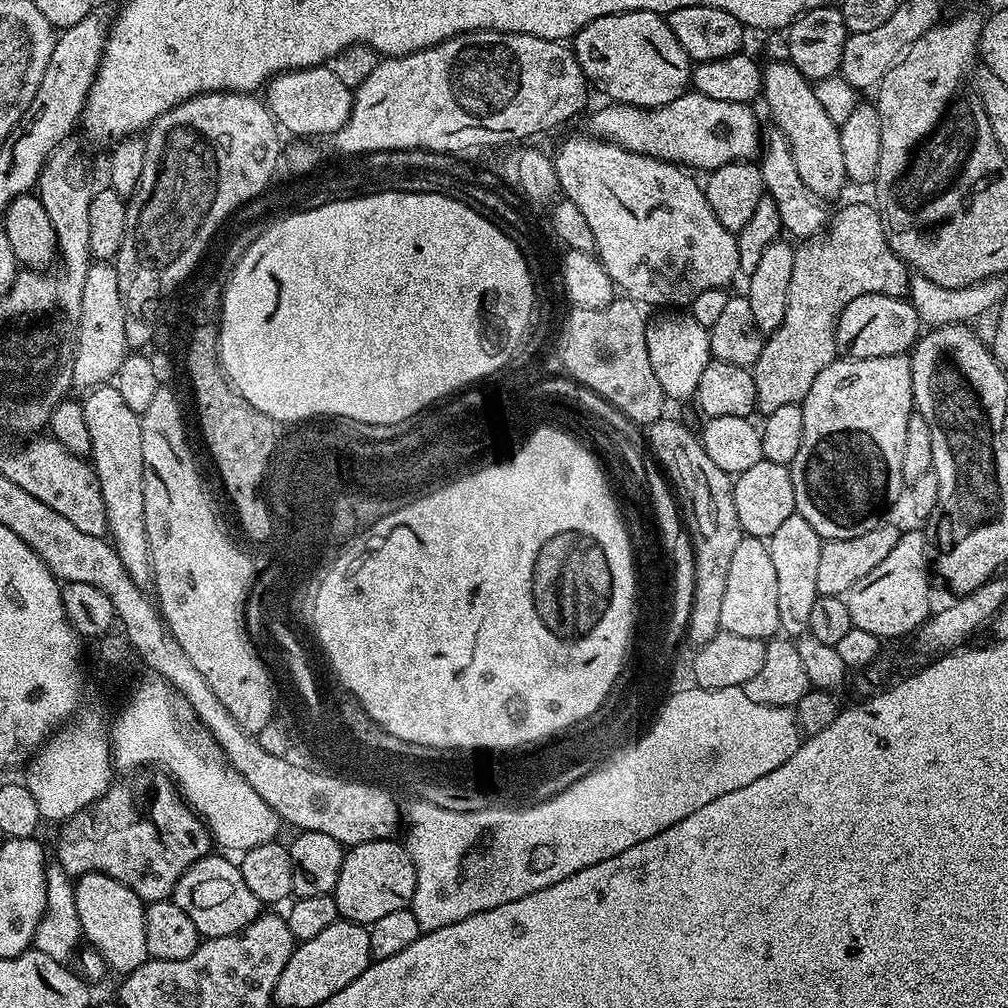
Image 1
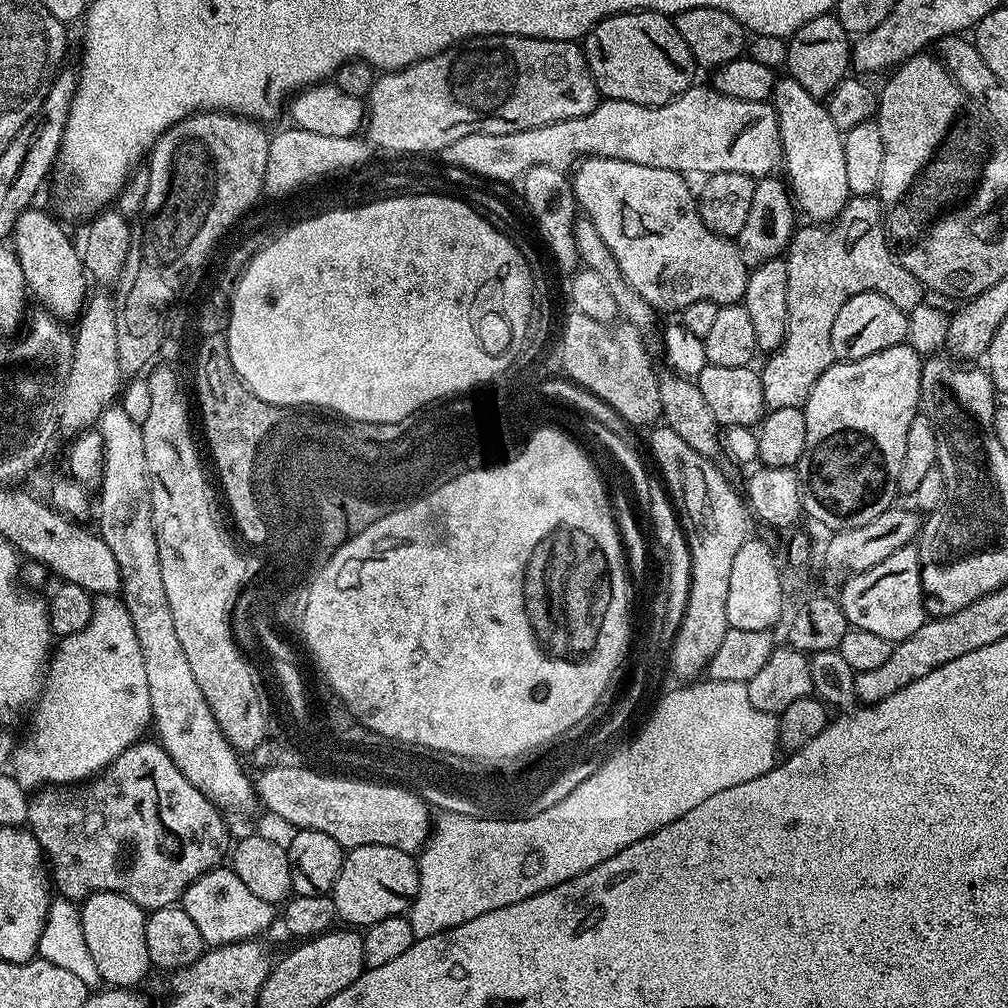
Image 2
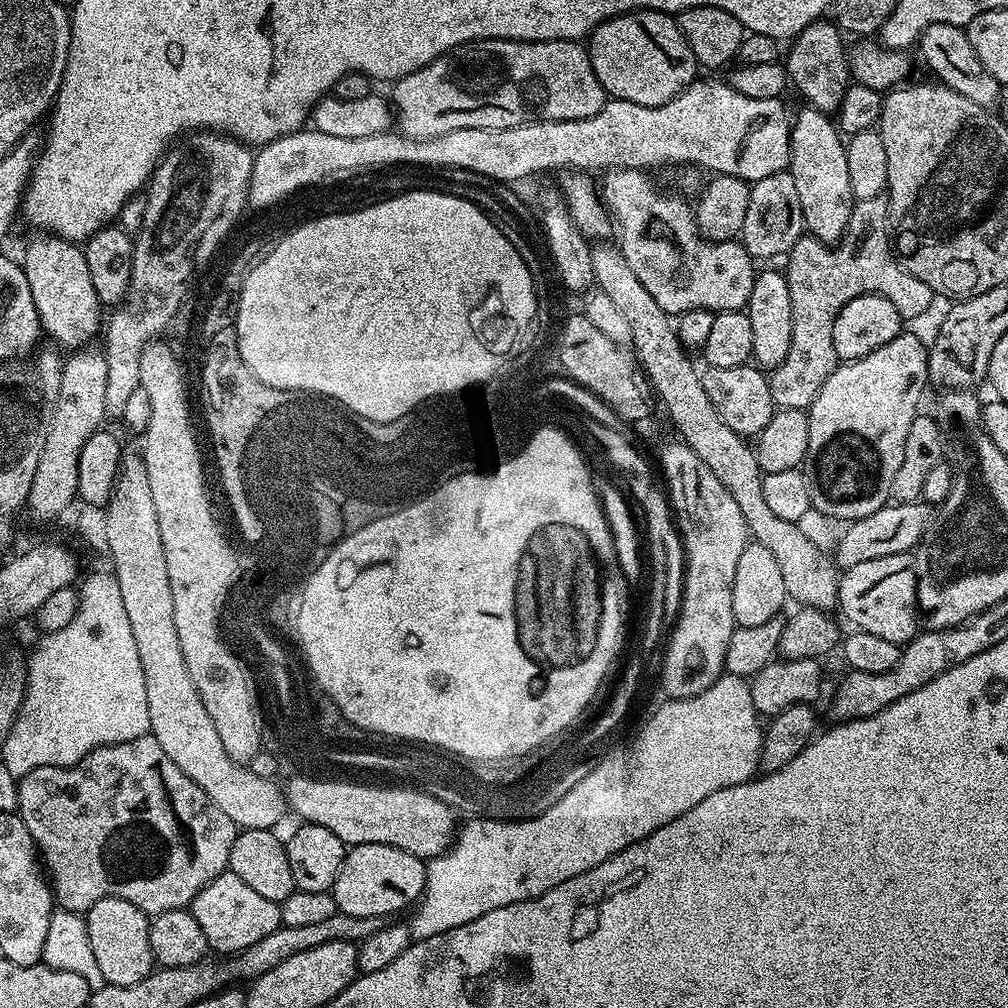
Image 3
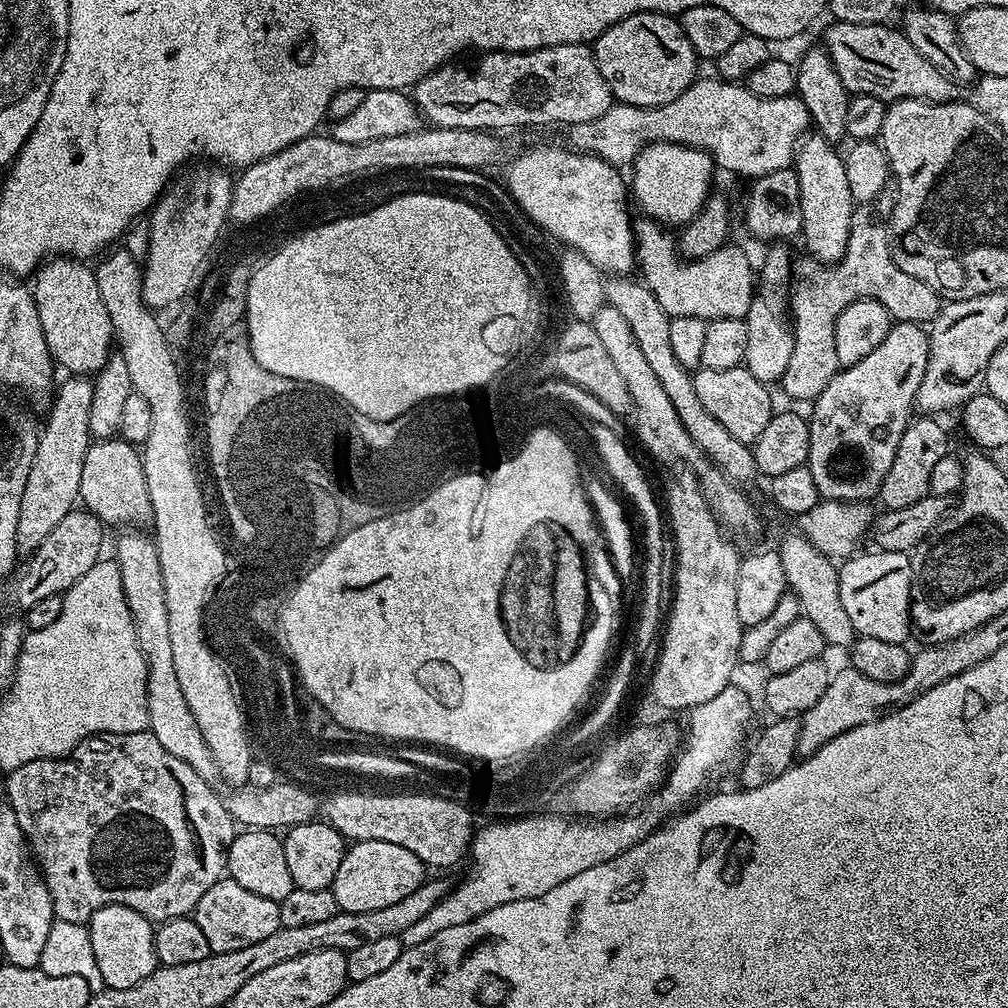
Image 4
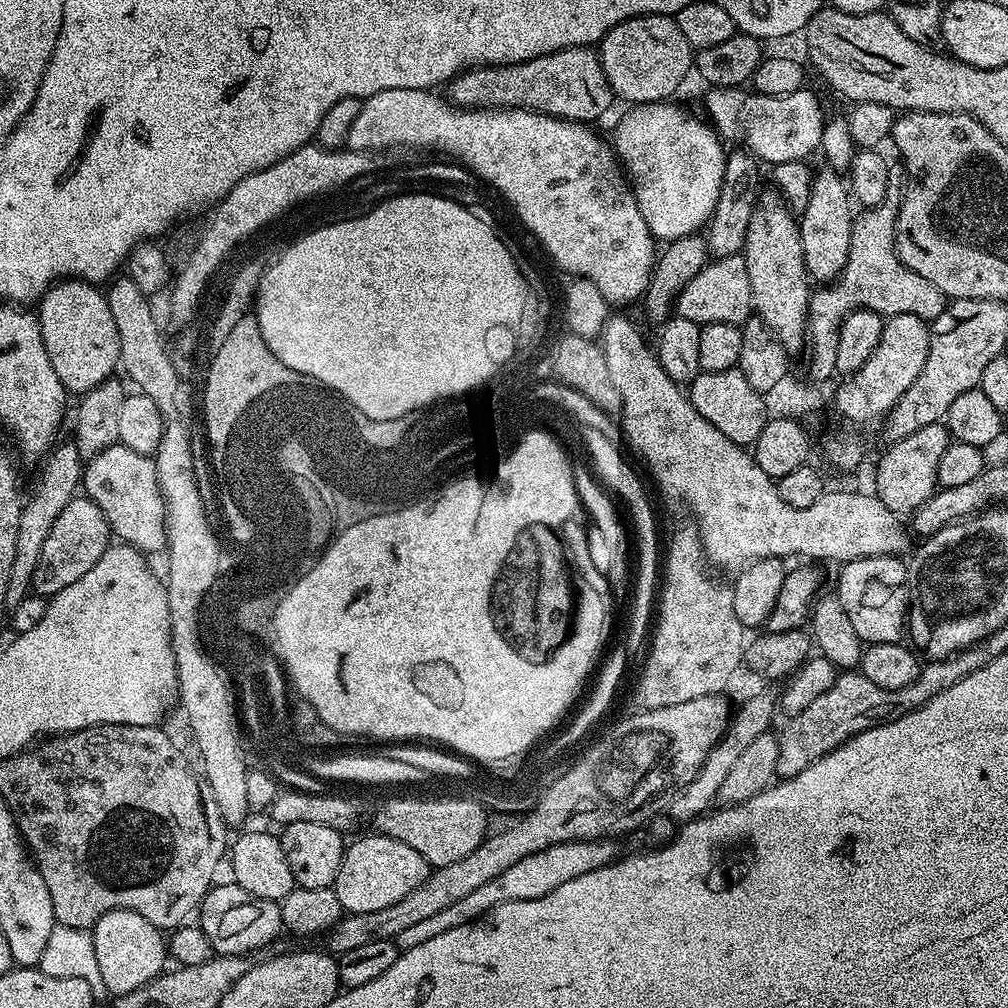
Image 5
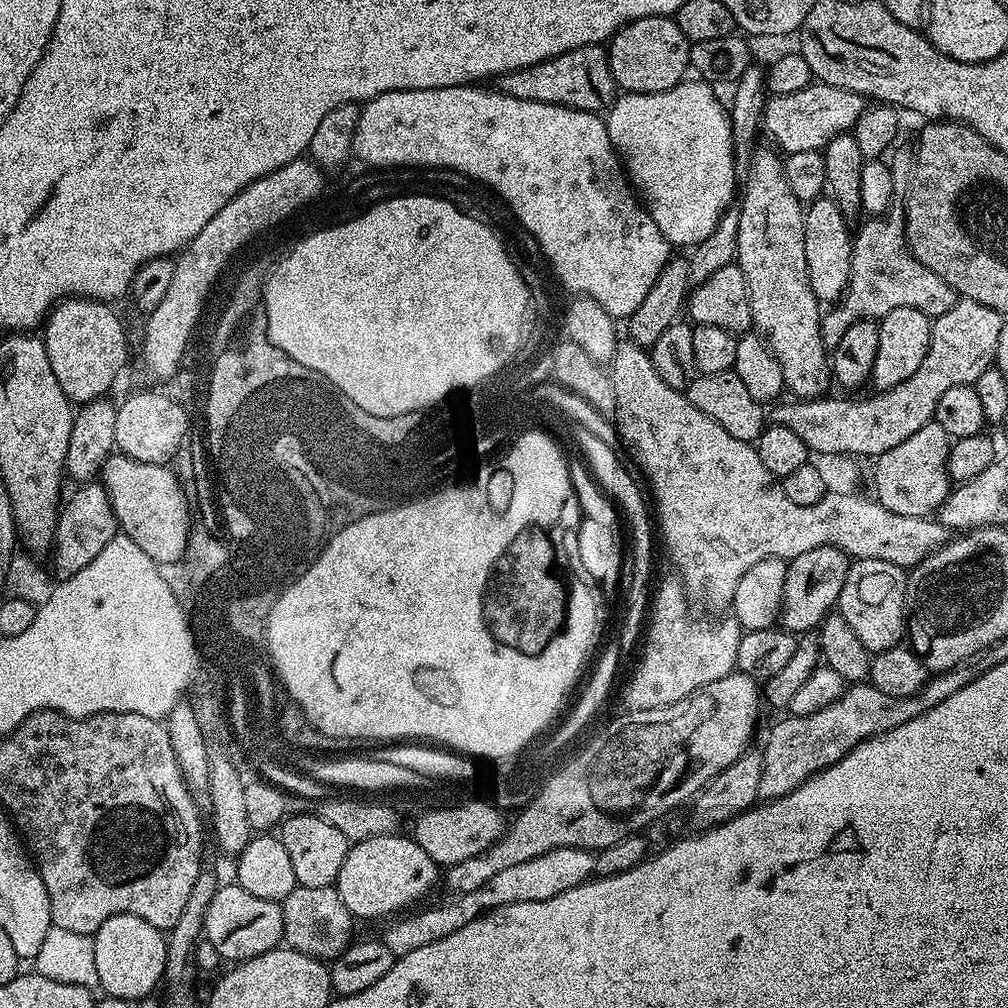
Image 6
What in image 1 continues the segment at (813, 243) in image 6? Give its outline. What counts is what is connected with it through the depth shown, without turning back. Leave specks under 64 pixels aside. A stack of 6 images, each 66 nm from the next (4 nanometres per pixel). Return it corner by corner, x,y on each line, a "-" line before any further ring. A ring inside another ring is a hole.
768,60
763,69
763,103
768,103
768,112
776,123
773,125
788,140
802,182
806,182
806,186
810,186
813,194
821,200
832,202
832,199
843,190
844,184
849,183
846,165
842,159
839,124
830,122
830,114
826,114
825,108
818,102
813,81
807,80
802,70
798,70
787,60

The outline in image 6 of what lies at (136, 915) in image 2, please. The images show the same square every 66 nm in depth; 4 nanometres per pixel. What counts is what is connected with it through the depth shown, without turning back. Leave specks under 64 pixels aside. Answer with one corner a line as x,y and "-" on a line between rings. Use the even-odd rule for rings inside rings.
118,914
106,918
92,936
94,942
94,970
98,970
100,992
105,997
138,1002
156,987
161,987
166,970
168,942
161,929
150,926
134,914

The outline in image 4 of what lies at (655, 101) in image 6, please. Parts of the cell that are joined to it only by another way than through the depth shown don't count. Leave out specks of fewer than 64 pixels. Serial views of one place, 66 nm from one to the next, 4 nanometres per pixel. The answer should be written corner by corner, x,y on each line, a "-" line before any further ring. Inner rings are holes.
648,144
639,152
630,165
630,192
640,203
640,208
649,220
656,220
661,226
683,226
700,213
704,207
704,201
708,199
712,188
712,172
714,173
714,161
707,152
701,148
689,148
683,144

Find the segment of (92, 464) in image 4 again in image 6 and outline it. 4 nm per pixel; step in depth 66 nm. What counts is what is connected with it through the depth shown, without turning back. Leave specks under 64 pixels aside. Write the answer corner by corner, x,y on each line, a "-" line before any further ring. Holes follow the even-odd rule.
113,454
102,473
119,531
161,566
175,566
184,559
190,529
189,497
184,497
180,480
170,469
168,464
138,462
123,454

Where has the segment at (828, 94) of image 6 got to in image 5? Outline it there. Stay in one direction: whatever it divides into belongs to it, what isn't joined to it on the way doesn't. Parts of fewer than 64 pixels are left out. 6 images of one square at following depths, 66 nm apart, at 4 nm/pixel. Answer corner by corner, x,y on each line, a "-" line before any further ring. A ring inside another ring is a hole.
805,86
785,96
762,96
744,92
743,87
713,87
704,100
704,108
721,141
733,140
733,145
743,146
757,161
768,166
791,160
807,161
808,155
819,149
826,123
824,108
810,88

